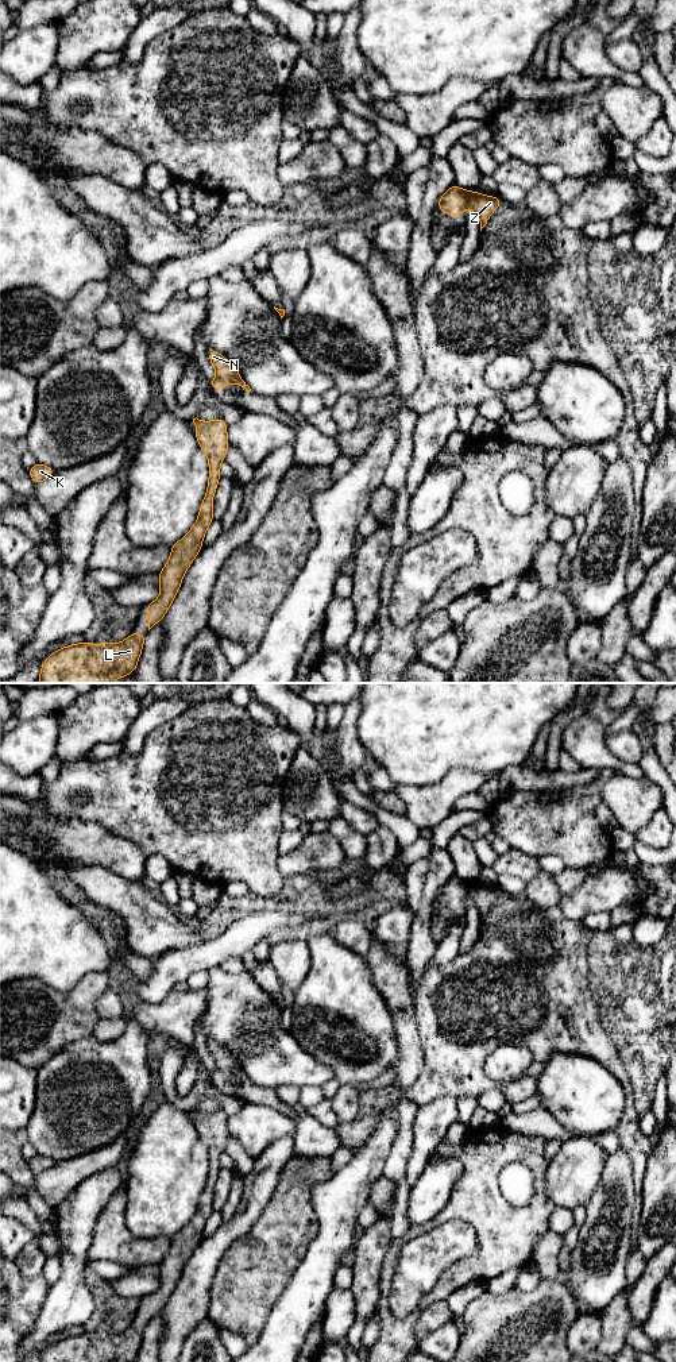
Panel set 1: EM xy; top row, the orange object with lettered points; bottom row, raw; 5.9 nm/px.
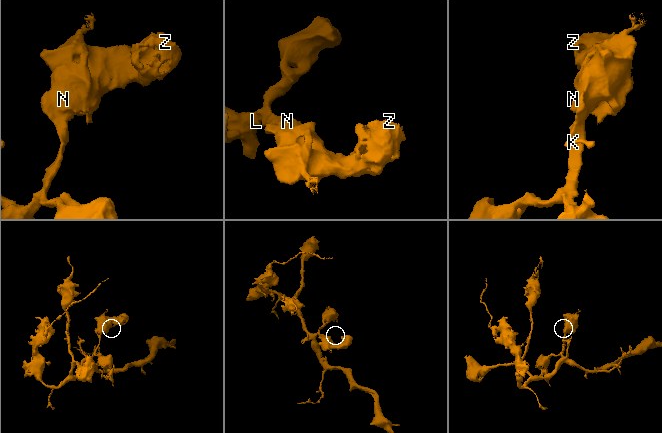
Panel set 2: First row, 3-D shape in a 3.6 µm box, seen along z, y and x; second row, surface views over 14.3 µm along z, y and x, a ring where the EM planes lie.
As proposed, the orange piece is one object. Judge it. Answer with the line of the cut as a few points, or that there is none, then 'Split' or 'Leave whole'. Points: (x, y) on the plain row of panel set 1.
No split. Leave whole

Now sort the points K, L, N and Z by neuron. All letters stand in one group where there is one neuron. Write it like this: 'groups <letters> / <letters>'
groups K L N Z

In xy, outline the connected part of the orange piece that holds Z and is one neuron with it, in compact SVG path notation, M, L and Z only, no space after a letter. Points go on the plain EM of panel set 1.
M453 875L437 892L441 899L441 904L461 907L466 899L471 899L479 912L480 922L487 915L491 904L503 895L503 892L495 887L484 887L476 881L464 881Z

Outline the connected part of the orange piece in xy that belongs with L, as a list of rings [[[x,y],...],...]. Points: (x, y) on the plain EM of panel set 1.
[[[131,1324],[123,1334],[66,1336],[53,1343],[40,1362],[135,1362],[144,1324]]]

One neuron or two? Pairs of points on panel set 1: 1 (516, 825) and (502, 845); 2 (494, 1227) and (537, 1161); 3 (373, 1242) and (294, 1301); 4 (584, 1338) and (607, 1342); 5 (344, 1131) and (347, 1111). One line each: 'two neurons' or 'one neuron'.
1: two neurons
2: one neuron
3: two neurons
4: two neurons
5: two neurons

